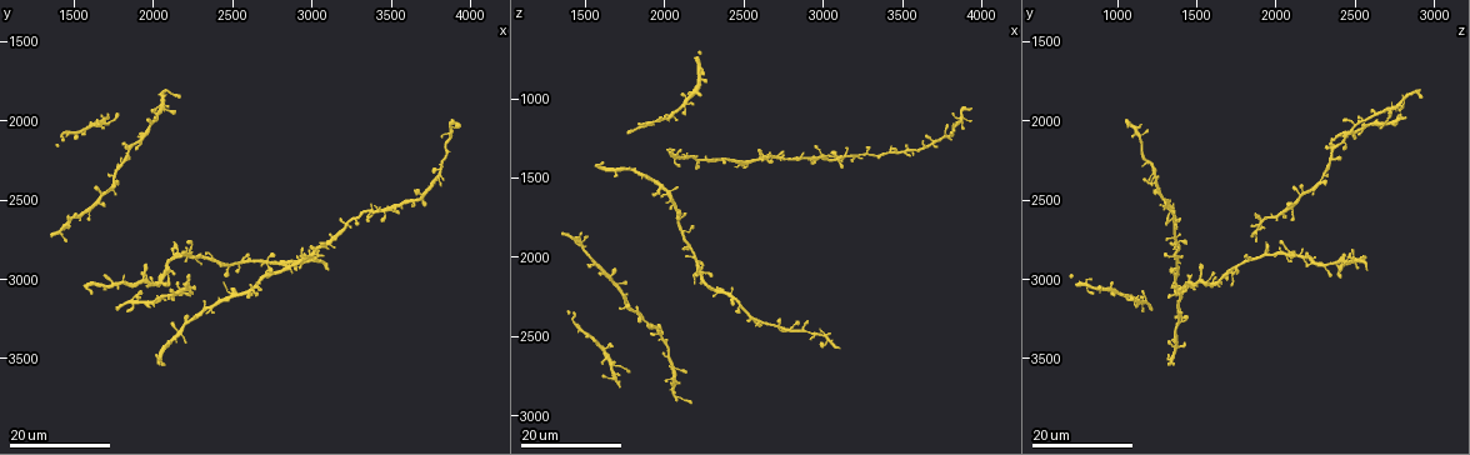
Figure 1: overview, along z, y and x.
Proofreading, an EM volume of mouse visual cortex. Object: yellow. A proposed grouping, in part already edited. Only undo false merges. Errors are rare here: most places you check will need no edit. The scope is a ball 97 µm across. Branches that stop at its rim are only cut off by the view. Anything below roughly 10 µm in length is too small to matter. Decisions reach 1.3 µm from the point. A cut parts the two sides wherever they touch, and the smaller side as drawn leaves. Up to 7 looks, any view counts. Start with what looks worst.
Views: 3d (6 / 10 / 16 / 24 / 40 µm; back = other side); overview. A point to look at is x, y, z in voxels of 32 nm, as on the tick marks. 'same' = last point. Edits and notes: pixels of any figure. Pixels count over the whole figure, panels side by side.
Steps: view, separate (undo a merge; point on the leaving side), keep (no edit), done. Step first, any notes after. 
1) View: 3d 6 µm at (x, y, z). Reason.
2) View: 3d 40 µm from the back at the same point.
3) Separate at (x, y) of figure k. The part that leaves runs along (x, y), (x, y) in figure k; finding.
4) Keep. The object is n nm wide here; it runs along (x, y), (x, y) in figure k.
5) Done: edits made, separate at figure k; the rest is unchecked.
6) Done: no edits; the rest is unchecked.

View: 3d 16 µm at (2160, 3320, 1360).

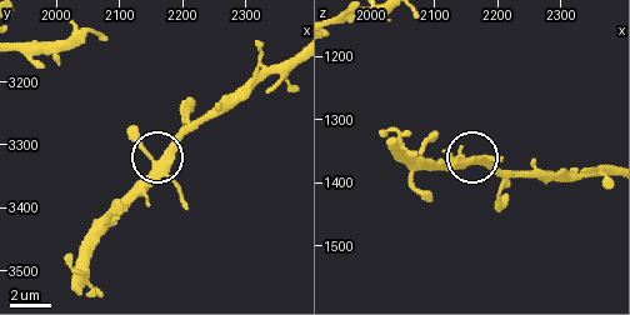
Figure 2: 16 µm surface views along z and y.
View: 3d 6 µm at (2155, 3340, 1370). Zoom in.

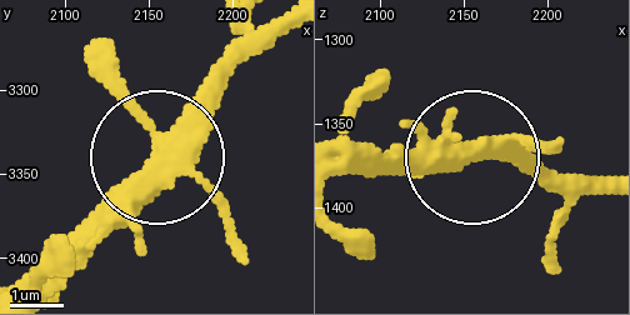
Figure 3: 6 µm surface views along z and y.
Keep. 4 arms meet here; all the same cell.

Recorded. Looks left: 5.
View: 3d 24 µm at (1640, 2500, 2120). Three arms meet.

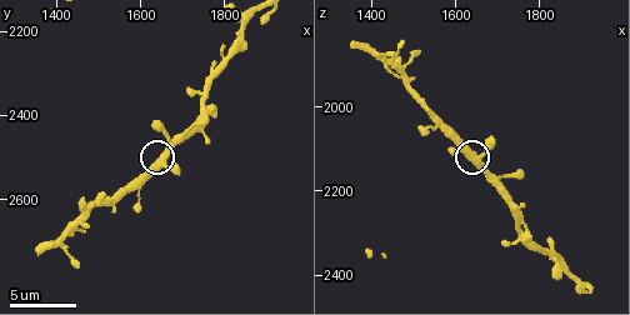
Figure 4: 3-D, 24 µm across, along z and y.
View: 3d 10 µm at (1645, 2505, 2125).

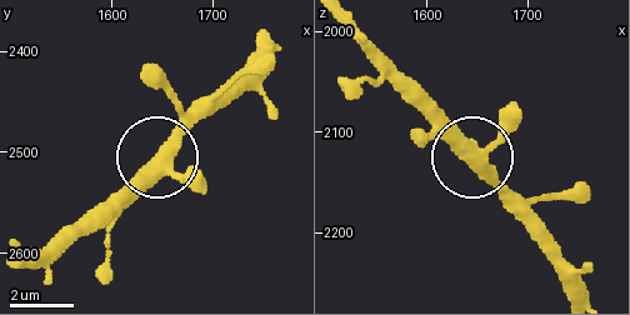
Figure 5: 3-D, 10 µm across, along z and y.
View: 3d 10 µm from the back at (1648, 2506, 2130).

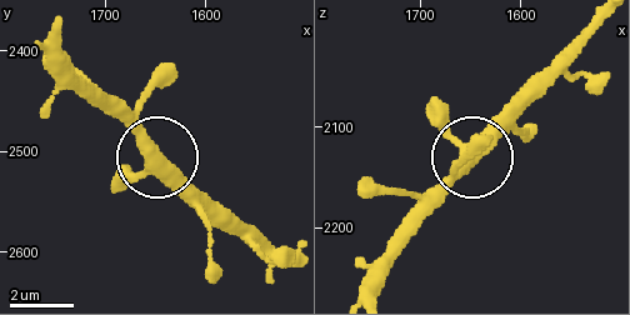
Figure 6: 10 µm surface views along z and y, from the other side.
Keep. 3 arms meet here; one cell here.

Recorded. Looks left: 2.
Done: no edits; the rest is unchecked.

